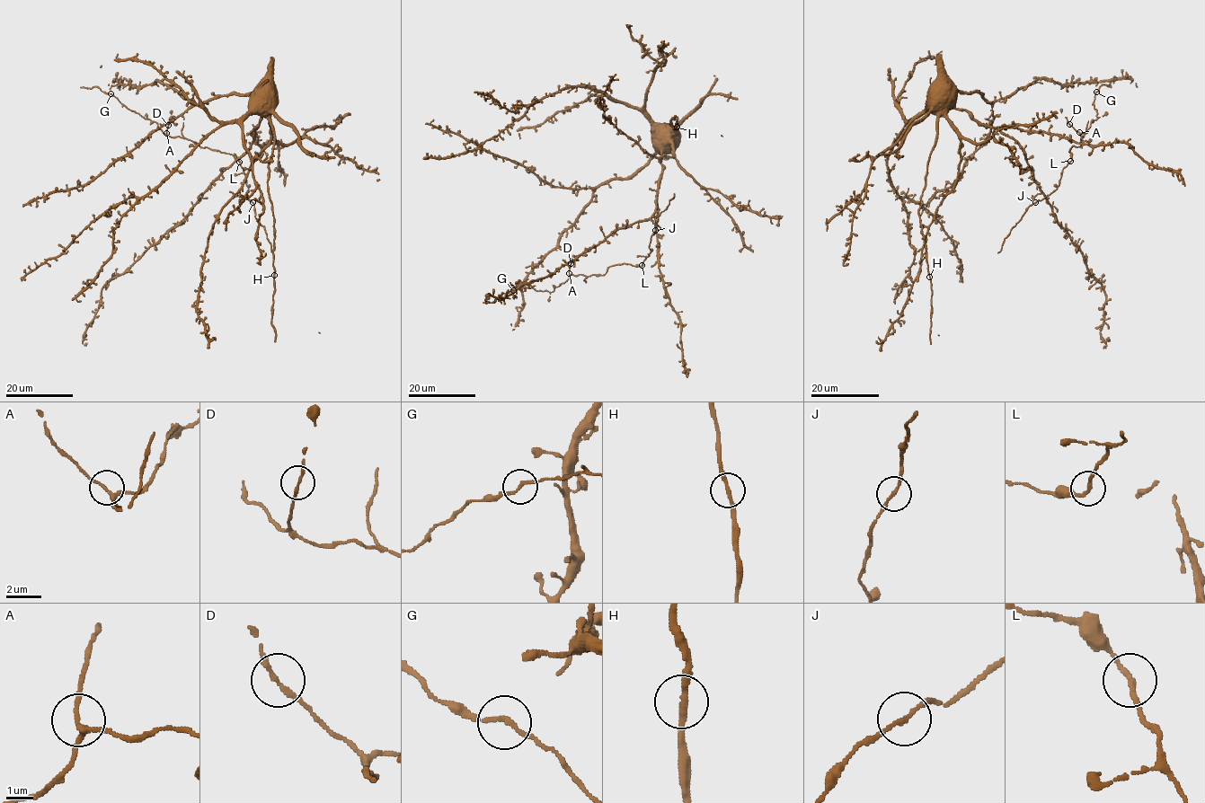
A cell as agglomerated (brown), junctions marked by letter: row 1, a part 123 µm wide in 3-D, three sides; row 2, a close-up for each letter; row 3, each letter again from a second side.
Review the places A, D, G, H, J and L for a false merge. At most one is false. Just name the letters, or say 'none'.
none

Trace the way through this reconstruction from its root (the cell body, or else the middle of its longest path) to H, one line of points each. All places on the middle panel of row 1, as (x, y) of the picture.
H: (665, 126), (668, 126), (670, 133), (677, 133), (669, 122), (676, 116), (677, 127)

